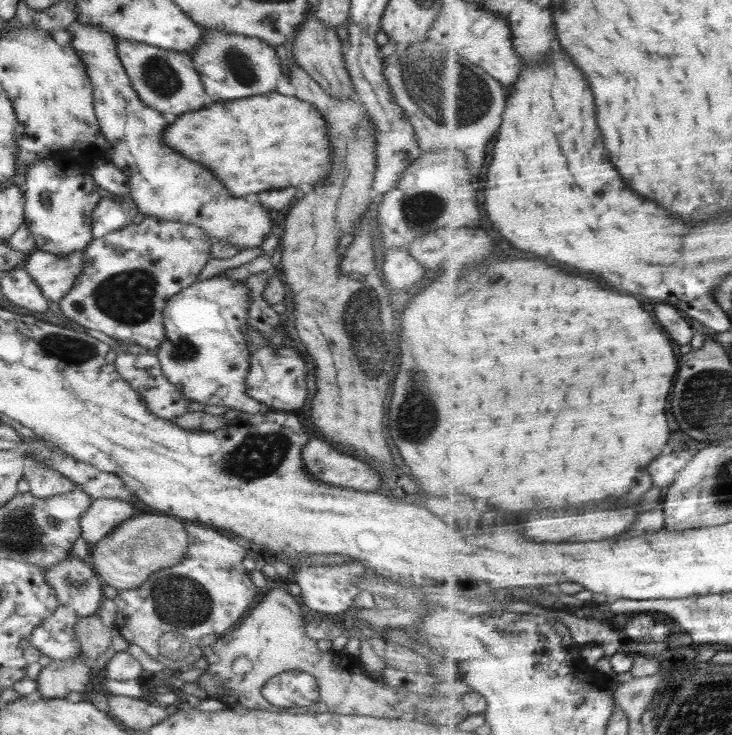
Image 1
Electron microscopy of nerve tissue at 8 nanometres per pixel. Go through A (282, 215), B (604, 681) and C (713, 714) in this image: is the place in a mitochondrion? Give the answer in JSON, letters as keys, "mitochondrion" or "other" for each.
{"A":"other","B":"other","C":"mitochondrion"}

